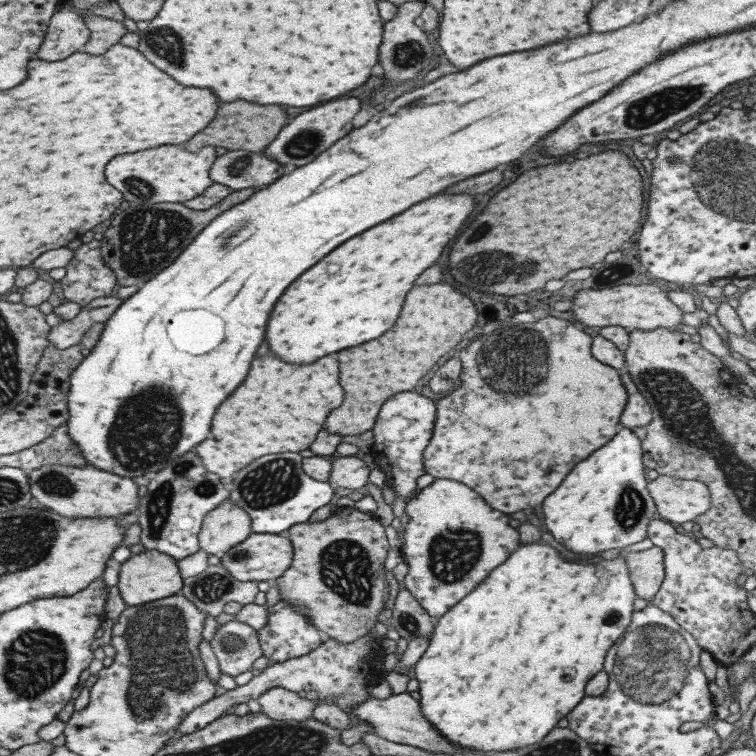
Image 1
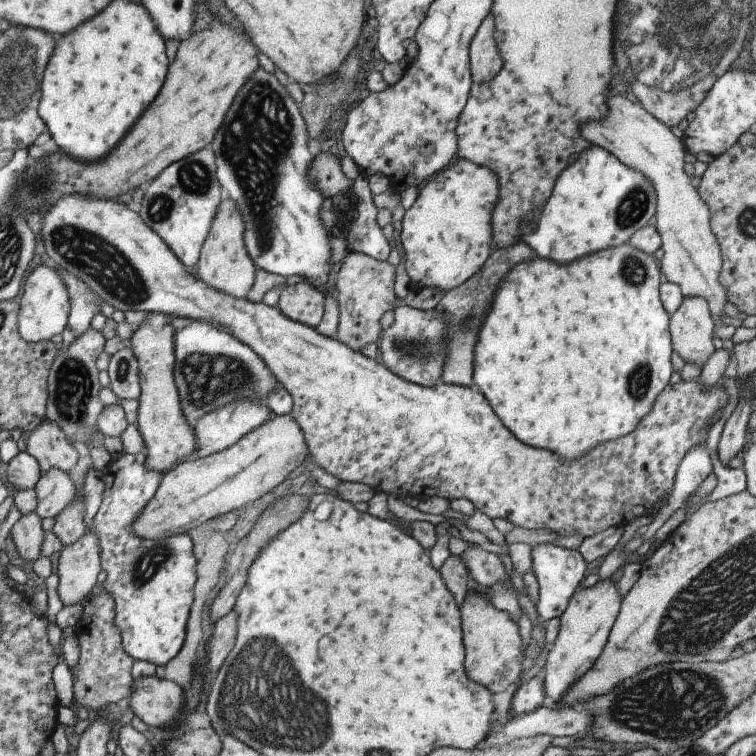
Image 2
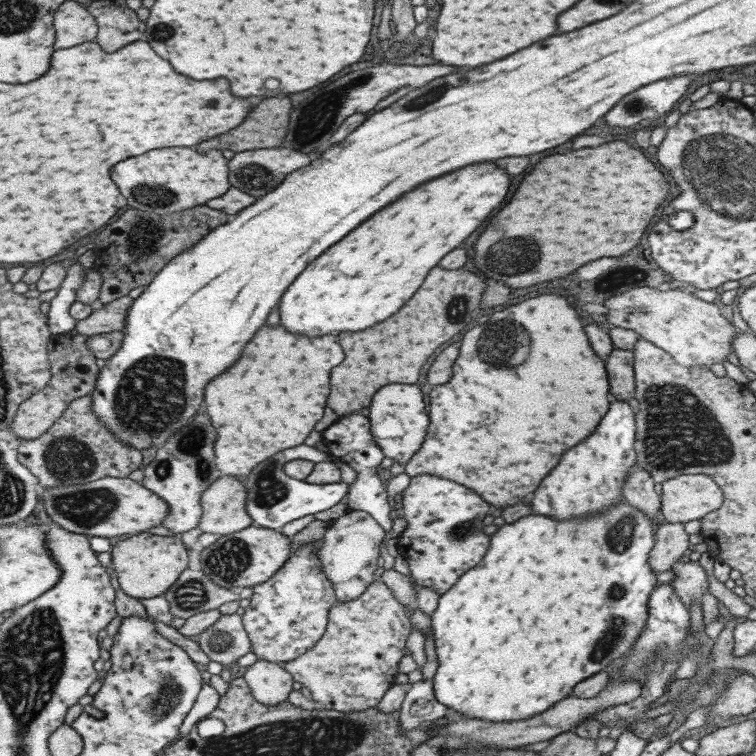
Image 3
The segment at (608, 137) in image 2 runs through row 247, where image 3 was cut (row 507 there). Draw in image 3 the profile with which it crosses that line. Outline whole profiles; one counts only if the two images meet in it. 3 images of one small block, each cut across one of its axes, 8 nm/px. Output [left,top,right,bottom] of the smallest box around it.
[661,475,722,523]

